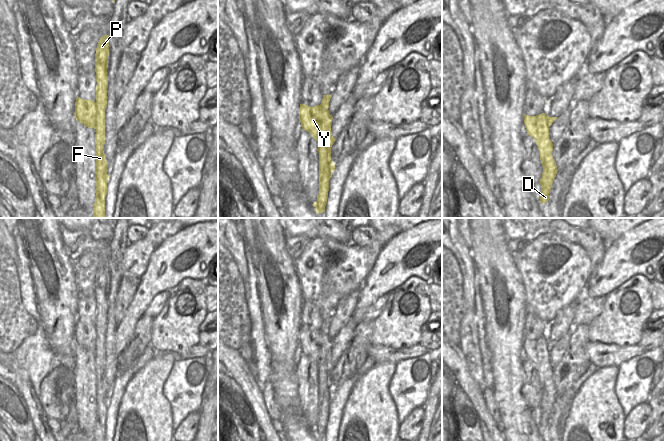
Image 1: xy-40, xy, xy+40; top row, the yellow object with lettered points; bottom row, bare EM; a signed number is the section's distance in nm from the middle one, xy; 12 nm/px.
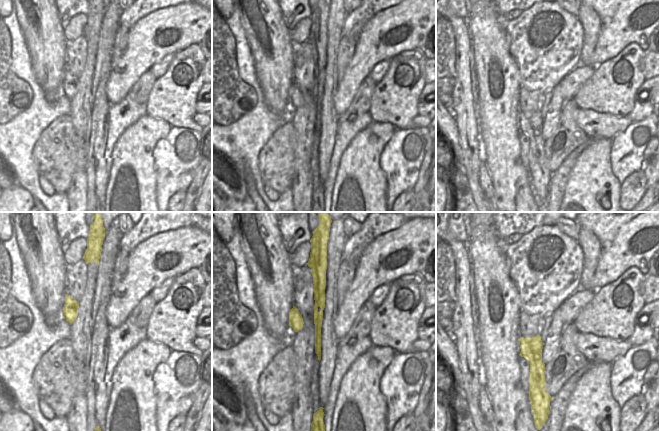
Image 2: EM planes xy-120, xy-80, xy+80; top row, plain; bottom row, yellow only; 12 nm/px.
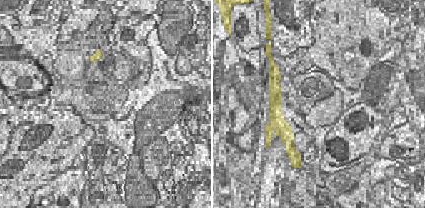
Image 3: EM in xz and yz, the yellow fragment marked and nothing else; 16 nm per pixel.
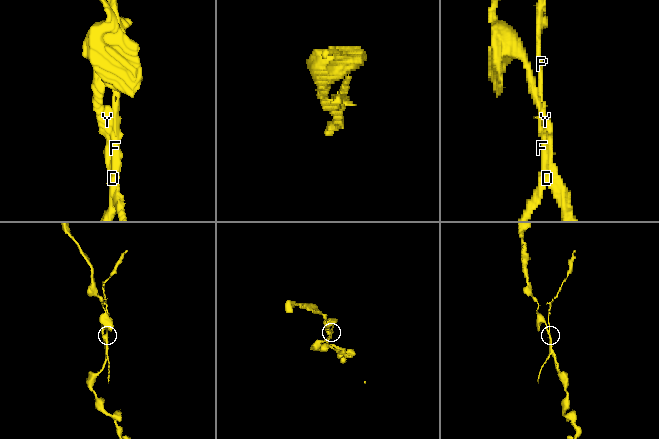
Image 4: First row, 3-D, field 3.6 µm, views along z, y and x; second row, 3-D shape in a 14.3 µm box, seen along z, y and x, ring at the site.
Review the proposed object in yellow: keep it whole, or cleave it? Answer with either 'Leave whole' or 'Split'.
Split.

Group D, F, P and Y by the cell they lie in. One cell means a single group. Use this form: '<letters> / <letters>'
D F P / Y

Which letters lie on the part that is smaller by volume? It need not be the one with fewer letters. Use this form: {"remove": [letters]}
{"remove": ["D", "F", "P"]}

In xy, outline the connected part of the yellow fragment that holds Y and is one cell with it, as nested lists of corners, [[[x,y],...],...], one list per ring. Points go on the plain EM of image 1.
[[[300,328],[299,344],[302,353],[306,354],[318,366],[321,359],[321,348],[323,346],[323,334],[321,329],[310,331]]]

